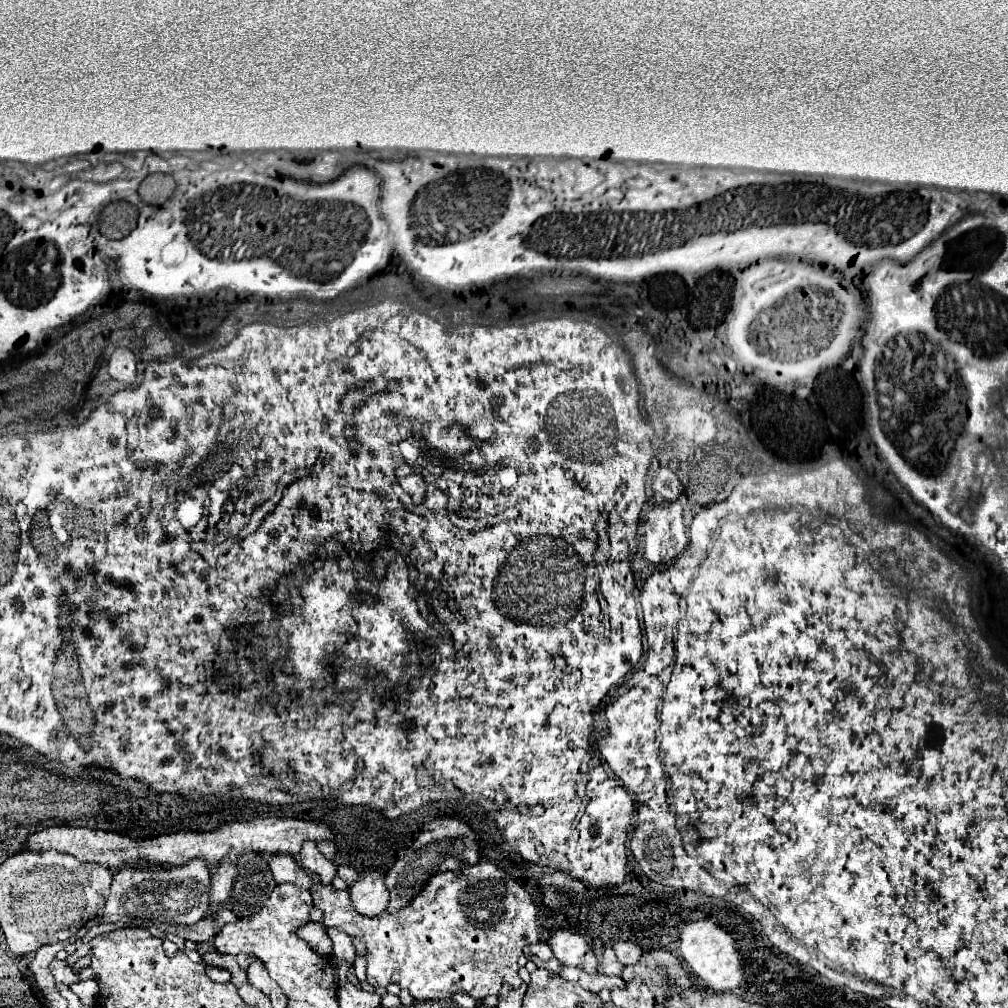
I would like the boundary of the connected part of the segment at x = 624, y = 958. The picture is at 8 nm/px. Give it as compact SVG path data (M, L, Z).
M617 942L614 944L614 952L618 956L618 960L624 964L624 966L630 966L630 964L636 964L642 956L642 948L634 942Z

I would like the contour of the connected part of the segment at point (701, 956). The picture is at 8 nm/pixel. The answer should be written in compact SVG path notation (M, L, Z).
M698 920L684 928L680 936L680 956L690 966L694 976L704 982L706 988L712 988L714 992L728 992L734 990L742 982L742 964L740 954L736 948L734 938L720 926L716 926L710 920Z

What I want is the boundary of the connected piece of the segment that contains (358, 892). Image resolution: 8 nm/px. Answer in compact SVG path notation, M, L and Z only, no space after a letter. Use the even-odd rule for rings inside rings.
M378 870L362 872L360 878L350 888L354 908L364 916L376 916L388 908L388 888L384 884L384 874Z

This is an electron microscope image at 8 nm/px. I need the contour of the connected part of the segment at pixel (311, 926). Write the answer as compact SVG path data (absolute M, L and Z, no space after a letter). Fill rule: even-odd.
M308 922L304 926L298 928L298 938L306 940L306 942L324 958L330 958L333 955L332 940L324 928L324 924L316 924L316 922Z

